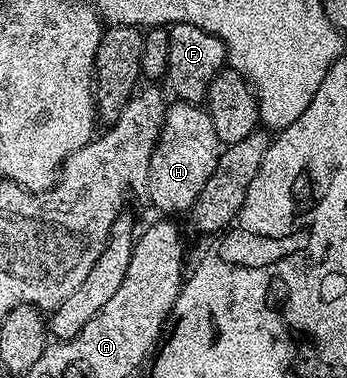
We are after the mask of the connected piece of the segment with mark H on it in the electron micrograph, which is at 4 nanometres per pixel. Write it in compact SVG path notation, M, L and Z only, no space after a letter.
M170 101L149 165L147 191L154 208L162 210L165 216L192 211L199 192L203 192L203 184L207 184L207 180L211 180L211 172L215 172L222 149L223 143L219 136L215 136L215 124L211 124L211 116L204 105Z

